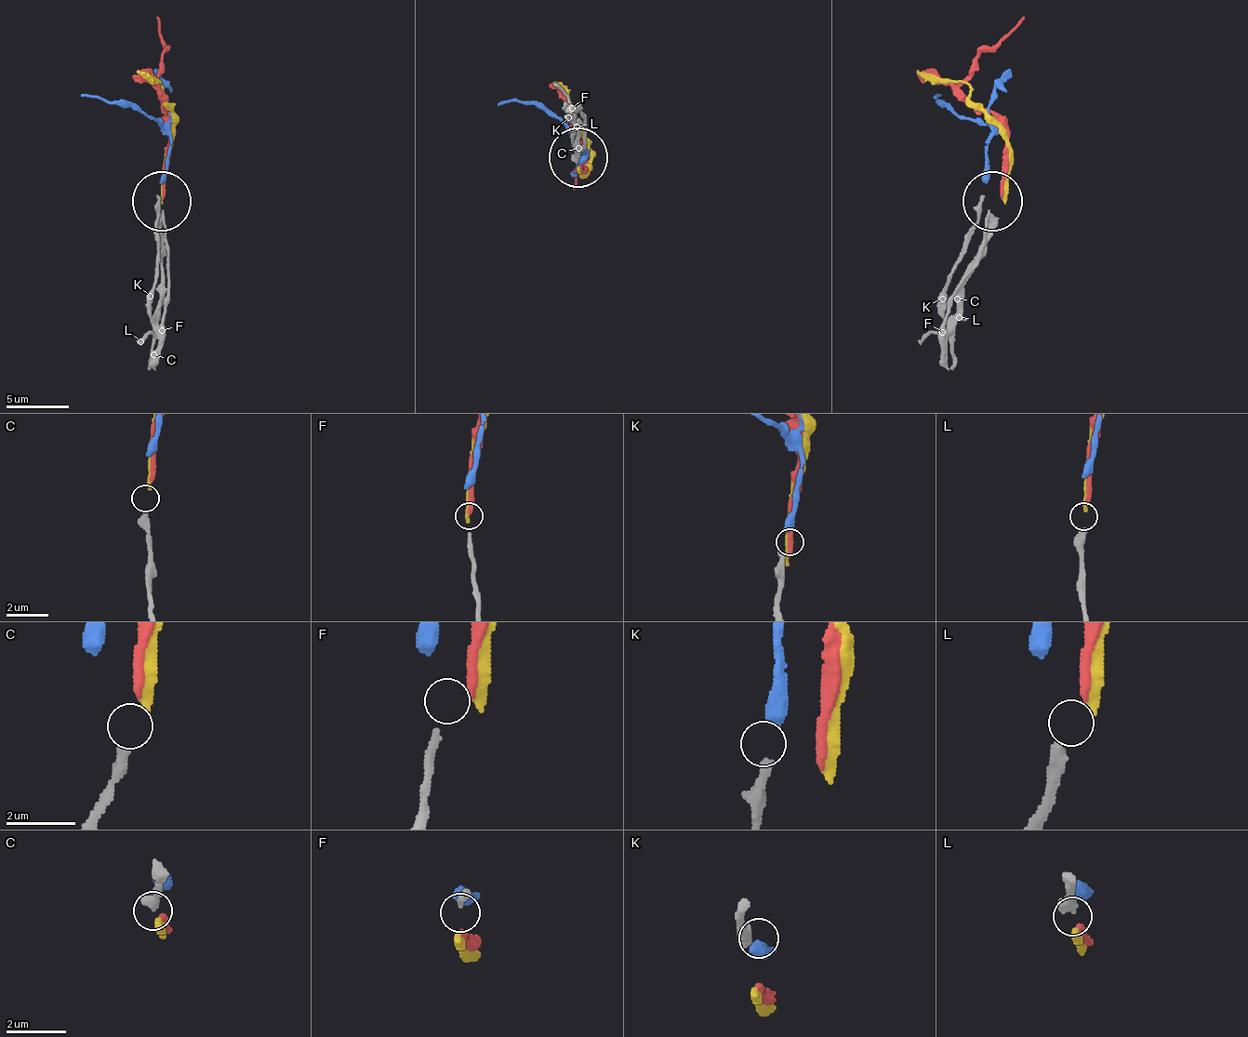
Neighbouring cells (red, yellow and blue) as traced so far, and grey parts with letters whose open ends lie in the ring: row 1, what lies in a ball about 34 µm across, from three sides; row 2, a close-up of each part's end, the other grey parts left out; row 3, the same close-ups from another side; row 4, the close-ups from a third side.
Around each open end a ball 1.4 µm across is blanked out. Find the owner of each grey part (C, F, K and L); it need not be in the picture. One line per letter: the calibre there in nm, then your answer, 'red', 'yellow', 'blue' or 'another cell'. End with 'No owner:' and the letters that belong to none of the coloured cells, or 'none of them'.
C: calibre 320 nm; yellow
F: calibre 200 nm; another cell
K: calibre 300 nm; blue
L: calibre 360 nm; red
No owner: F

